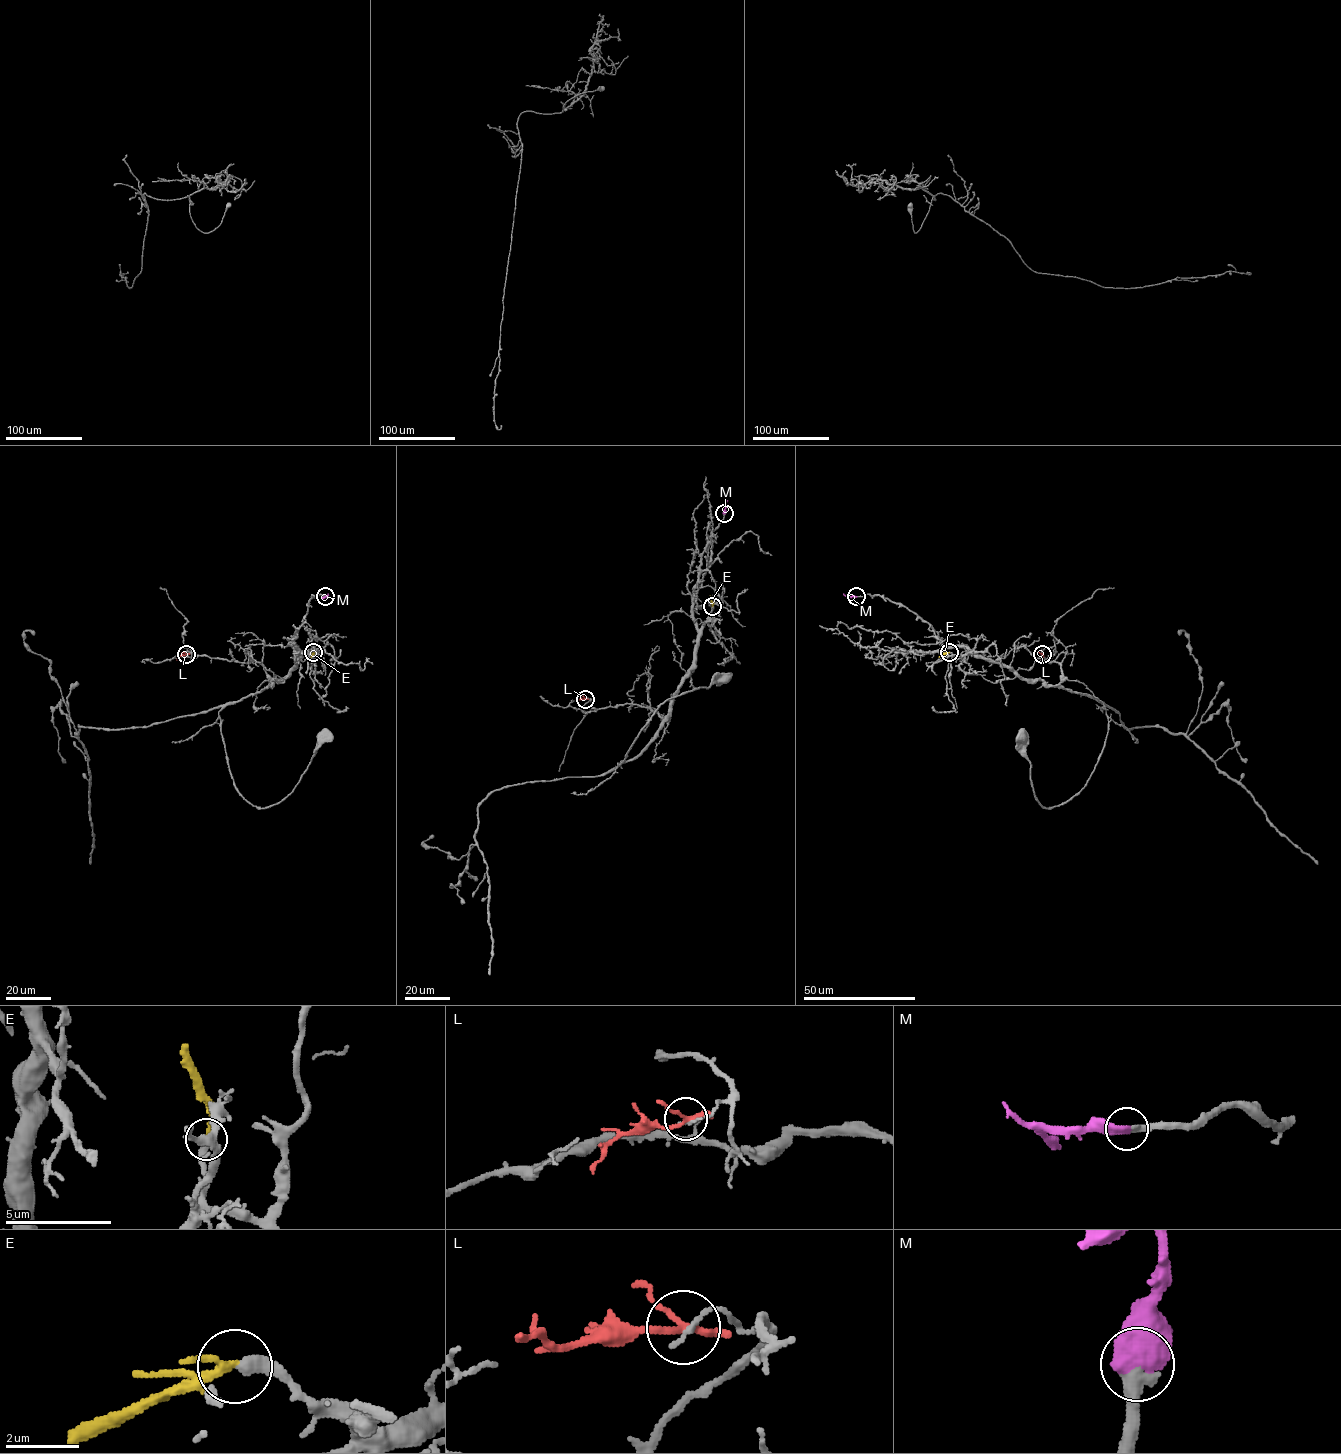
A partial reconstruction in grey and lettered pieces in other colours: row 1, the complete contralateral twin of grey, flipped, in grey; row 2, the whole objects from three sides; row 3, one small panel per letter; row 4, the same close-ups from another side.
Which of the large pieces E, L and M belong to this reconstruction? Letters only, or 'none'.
E, M

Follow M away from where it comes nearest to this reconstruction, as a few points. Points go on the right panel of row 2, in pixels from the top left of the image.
M: (856, 596), (843, 594)

